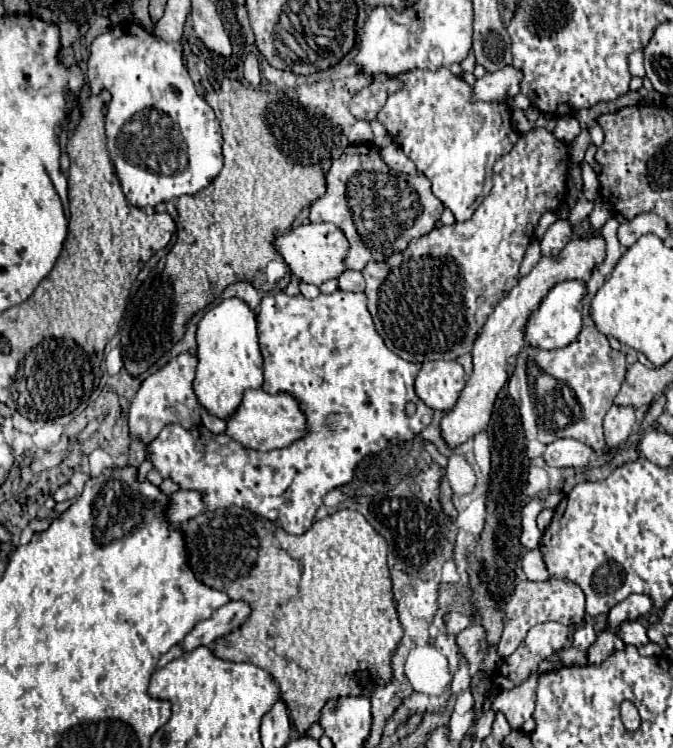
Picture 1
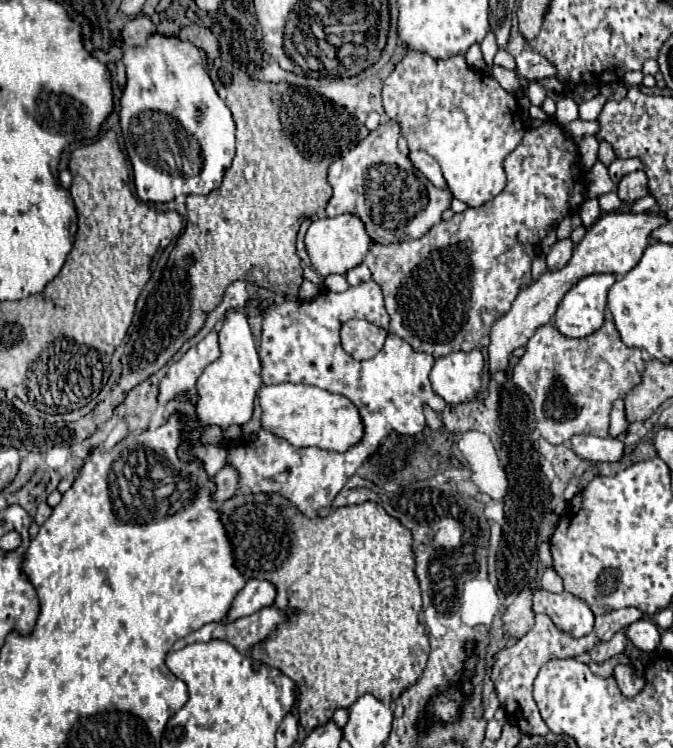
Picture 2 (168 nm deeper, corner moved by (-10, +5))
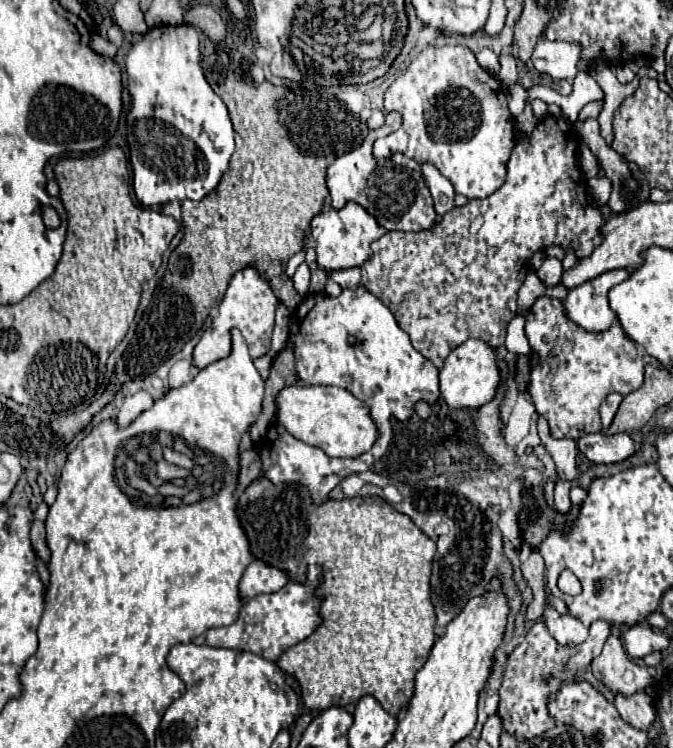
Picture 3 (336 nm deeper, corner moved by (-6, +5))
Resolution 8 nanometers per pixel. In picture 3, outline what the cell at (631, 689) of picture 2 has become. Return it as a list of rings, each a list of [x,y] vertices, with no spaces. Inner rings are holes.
[[[644,690],[630,694],[630,696],[624,696],[618,692],[614,696],[614,706],[628,724],[632,724],[640,730],[648,730],[652,726],[652,722],[656,720],[654,702]]]

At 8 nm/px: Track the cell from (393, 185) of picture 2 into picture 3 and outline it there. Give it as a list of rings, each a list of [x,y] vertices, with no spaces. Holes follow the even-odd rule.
[[[388,112],[384,126],[378,130],[372,130],[366,136],[366,140],[362,142],[362,146],[336,158],[336,162],[328,166],[326,184],[328,184],[330,196],[332,196],[334,210],[340,210],[340,206],[344,206],[346,202],[356,202],[370,216],[374,216],[376,222],[382,228],[386,228],[388,232],[394,232],[394,230],[420,232],[420,230],[430,228],[436,220],[434,202],[432,202],[430,190],[428,190],[422,174],[416,170],[410,170],[406,166],[398,166],[392,160],[378,160],[372,152],[372,144],[376,138],[382,138],[382,136],[396,132],[400,126],[402,126],[400,114]]]

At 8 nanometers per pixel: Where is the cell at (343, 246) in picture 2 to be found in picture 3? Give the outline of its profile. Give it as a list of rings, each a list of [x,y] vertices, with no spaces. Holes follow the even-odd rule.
[[[348,202],[342,210],[326,210],[314,216],[310,224],[312,238],[316,242],[316,262],[322,270],[334,272],[334,270],[344,270],[352,266],[362,266],[368,256],[372,254],[370,242],[380,238],[386,230],[380,230],[376,226],[376,220],[356,202]]]

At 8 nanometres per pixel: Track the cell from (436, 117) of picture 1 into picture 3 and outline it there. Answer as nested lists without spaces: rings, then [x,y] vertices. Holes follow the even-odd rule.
[[[428,46],[424,48],[410,66],[388,86],[384,94],[386,112],[396,110],[402,114],[404,124],[400,130],[374,142],[376,158],[390,158],[392,152],[402,152],[416,162],[432,162],[444,178],[448,178],[456,194],[468,200],[486,198],[496,192],[506,178],[506,164],[516,144],[514,118],[508,108],[508,98],[502,84],[482,70],[474,54],[466,46]]]

